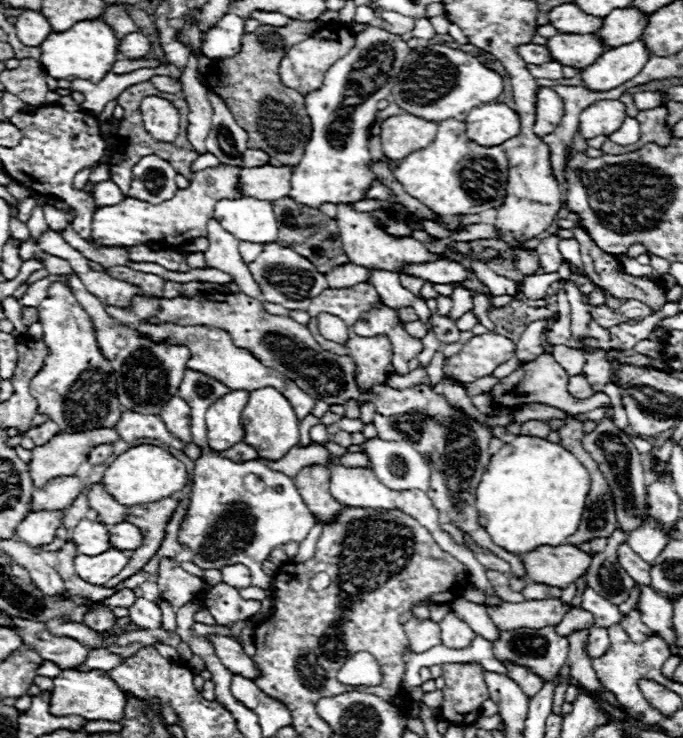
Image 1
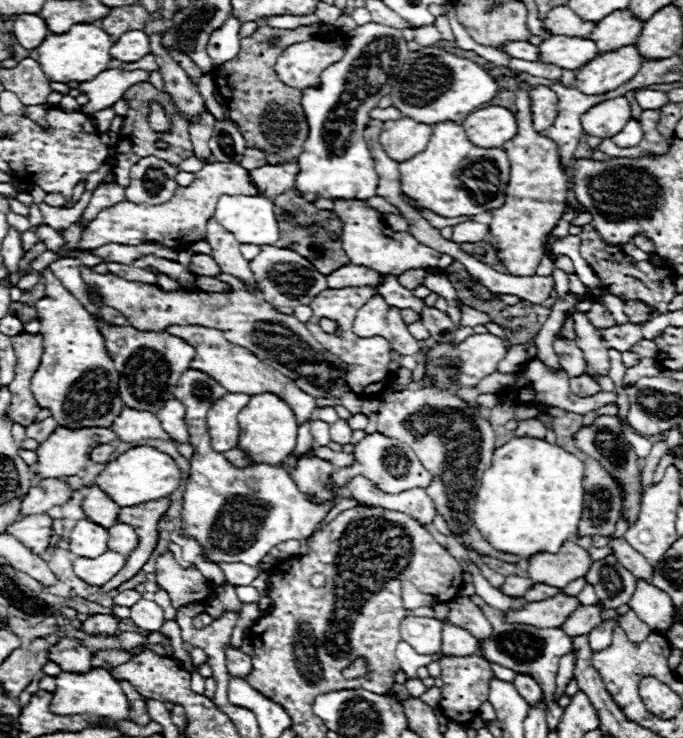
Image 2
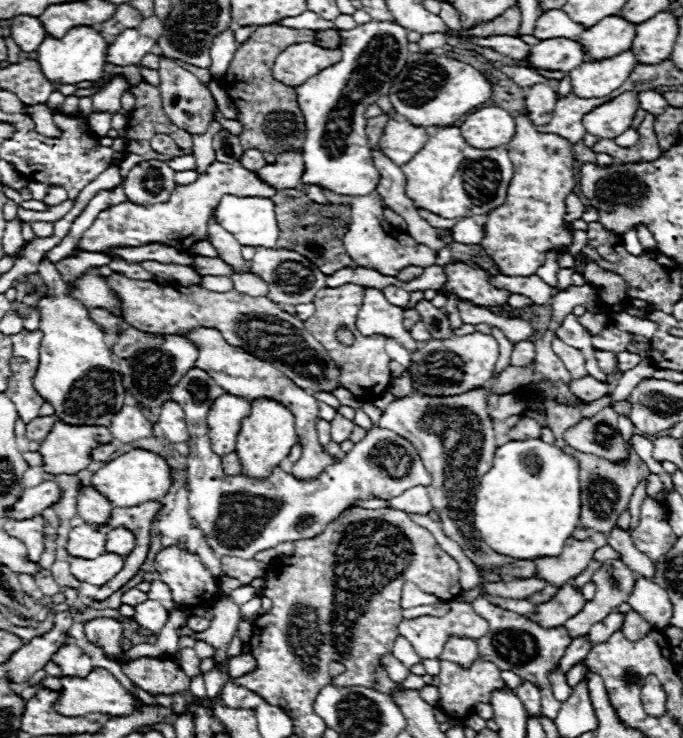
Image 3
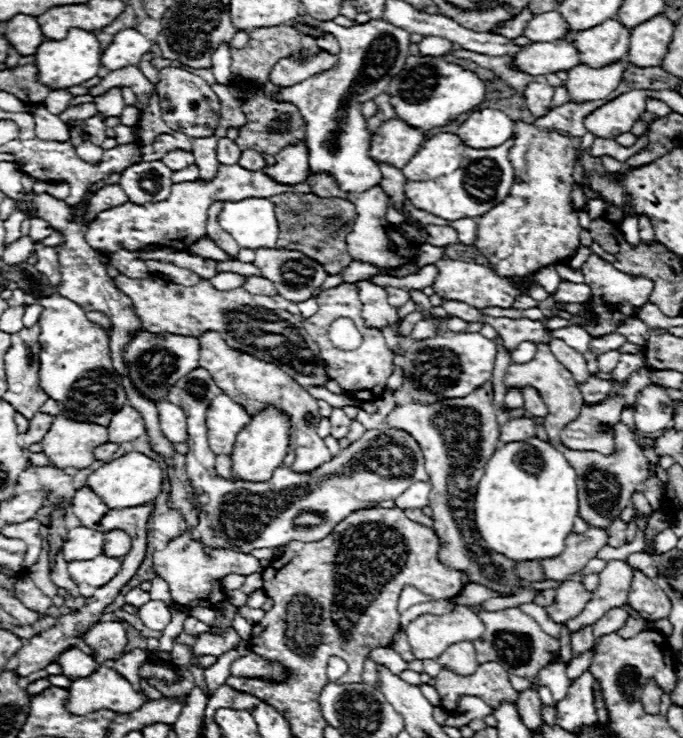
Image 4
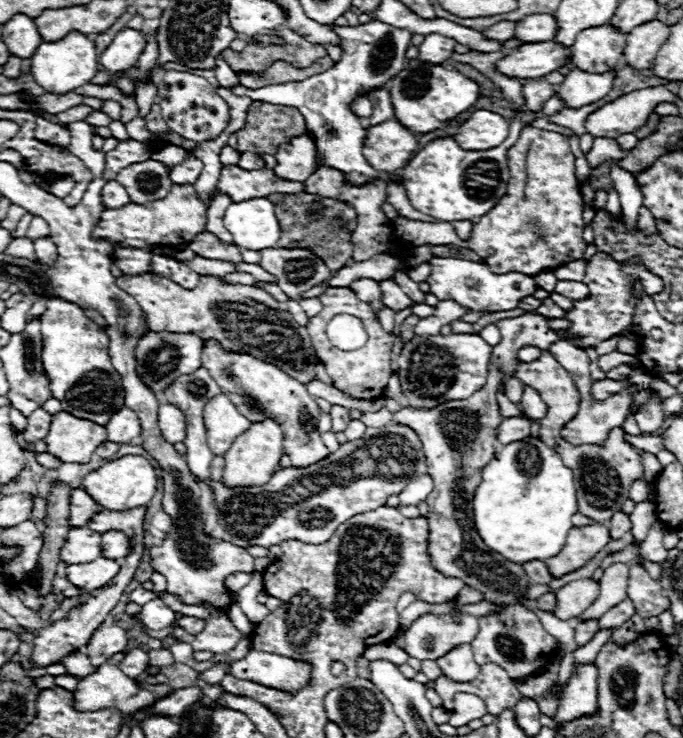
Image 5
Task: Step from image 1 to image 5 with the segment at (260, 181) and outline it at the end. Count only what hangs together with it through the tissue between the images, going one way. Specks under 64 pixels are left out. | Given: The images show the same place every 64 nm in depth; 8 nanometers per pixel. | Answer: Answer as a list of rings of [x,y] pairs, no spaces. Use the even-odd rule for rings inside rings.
[[[308,134],[292,138],[278,148],[276,160],[278,164],[274,170],[280,174],[280,178],[288,178],[290,182],[304,182],[318,168],[314,140]]]

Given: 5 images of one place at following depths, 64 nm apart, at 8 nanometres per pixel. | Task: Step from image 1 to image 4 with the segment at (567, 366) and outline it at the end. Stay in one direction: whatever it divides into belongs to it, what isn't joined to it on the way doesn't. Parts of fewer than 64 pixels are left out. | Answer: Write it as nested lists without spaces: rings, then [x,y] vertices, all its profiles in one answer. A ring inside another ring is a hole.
[[[552,338],[550,350],[552,350],[552,354],[562,362],[562,366],[572,372],[572,376],[576,378],[576,382],[584,382],[584,380],[590,376],[590,372],[588,372],[588,368],[586,368],[584,356],[582,356],[580,352],[576,352],[574,348],[570,348],[566,342],[562,342],[562,340],[558,340],[558,338]]]

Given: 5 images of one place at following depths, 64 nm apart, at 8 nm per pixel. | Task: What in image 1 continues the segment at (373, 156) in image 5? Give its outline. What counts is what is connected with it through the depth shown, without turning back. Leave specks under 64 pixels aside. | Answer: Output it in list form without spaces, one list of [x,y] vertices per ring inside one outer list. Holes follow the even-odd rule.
[[[400,114],[382,122],[382,152],[390,160],[402,160],[410,154],[410,150],[418,150],[428,146],[436,136],[438,124],[412,116]]]

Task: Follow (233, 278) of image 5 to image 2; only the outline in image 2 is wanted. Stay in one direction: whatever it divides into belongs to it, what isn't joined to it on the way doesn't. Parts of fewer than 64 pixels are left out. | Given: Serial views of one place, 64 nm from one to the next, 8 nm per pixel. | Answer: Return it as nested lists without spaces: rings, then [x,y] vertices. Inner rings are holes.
[[[198,276],[196,279],[196,288],[193,289],[200,289],[205,292],[223,292],[230,290],[230,286],[217,280],[213,277],[208,276]]]

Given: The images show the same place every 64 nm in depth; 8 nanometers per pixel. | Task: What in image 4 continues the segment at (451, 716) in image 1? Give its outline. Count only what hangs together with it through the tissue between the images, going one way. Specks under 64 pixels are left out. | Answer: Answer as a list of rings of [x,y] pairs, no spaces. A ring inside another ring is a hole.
[[[496,662],[478,664],[476,674],[470,676],[452,674],[452,670],[442,668],[442,672],[436,676],[434,688],[440,694],[440,706],[448,712],[456,710],[460,696],[476,696],[492,708],[498,708],[502,700],[516,702],[518,698],[518,692],[508,680],[508,672]]]

